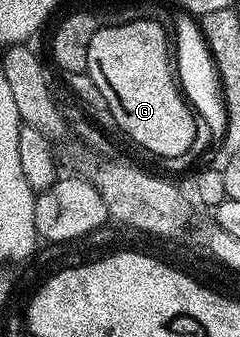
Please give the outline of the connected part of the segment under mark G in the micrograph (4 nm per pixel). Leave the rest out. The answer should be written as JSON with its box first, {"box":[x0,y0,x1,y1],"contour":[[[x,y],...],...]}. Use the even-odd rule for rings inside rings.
{"box":[87,20,198,159],"contour":[[[126,20],[122,25],[102,24],[95,31],[87,47],[87,74],[103,94],[118,130],[122,134],[125,132],[138,150],[146,149],[157,159],[183,155],[195,139],[198,118],[179,88],[175,65],[171,60],[171,37],[153,20]]]}

